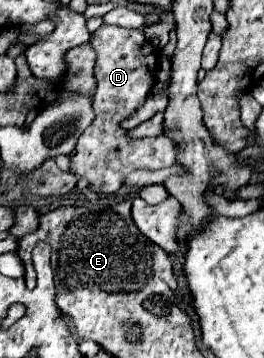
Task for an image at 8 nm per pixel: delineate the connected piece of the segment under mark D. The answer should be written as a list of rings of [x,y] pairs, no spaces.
[[[103,24],[91,38],[91,46],[97,52],[97,92],[95,92],[95,122],[79,136],[75,150],[71,152],[71,172],[87,178],[91,190],[97,194],[113,194],[123,186],[129,172],[147,168],[169,168],[175,162],[175,146],[165,136],[131,140],[119,126],[121,120],[131,116],[147,98],[155,86],[155,74],[159,64],[159,52],[139,30],[125,30],[119,26]]]

